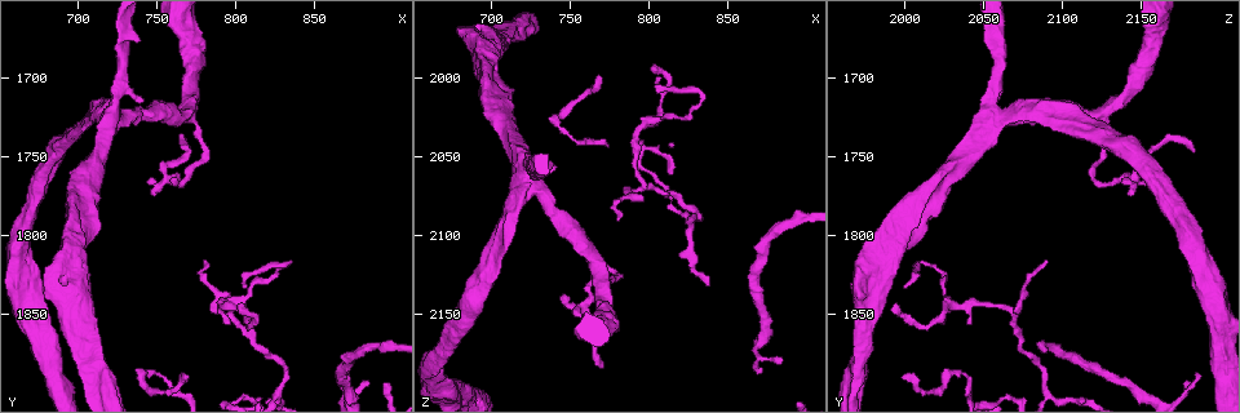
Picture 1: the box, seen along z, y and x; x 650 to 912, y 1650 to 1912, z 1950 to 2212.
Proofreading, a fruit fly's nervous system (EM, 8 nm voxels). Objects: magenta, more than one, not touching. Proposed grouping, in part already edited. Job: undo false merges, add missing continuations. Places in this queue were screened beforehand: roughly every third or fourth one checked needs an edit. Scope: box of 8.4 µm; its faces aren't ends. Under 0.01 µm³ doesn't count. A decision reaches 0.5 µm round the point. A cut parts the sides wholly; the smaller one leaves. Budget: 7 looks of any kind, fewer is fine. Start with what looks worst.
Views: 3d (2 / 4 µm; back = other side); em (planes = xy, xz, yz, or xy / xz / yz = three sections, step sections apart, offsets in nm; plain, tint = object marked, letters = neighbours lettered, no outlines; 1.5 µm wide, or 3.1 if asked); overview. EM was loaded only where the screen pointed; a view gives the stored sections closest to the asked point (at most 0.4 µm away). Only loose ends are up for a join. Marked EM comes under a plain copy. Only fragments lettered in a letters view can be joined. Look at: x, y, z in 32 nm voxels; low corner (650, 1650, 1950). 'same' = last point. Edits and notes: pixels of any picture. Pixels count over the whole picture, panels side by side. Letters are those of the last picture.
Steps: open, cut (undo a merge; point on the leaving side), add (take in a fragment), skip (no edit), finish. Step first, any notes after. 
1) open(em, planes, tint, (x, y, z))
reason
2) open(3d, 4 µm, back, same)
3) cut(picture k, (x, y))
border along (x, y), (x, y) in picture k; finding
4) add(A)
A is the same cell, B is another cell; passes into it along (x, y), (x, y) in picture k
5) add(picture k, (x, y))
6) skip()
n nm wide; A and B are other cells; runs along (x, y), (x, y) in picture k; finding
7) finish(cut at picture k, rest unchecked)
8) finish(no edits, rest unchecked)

open(em, 3.1 µm, xy, step 8, tint, (796, 1852, 2070))

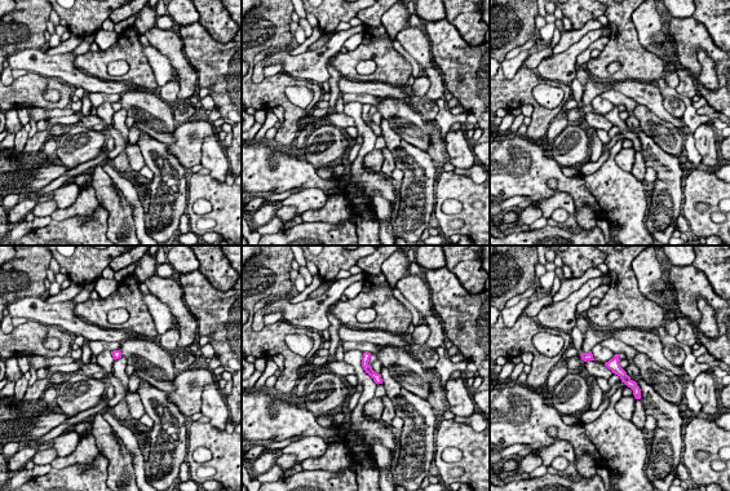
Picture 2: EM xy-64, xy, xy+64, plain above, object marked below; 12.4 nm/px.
open(em, 3.1 µm, planes, letters, same)
cut it another way

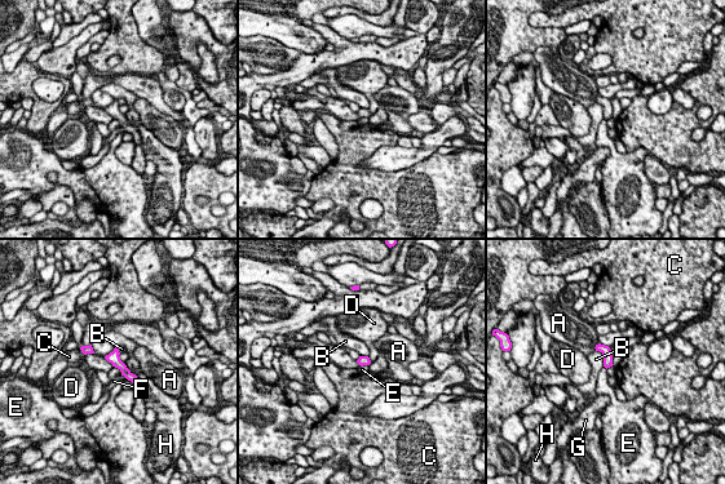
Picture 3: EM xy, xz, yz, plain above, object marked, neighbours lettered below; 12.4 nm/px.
skip()
A, B, C, D, E, F, G and H are other cells; border along (609, 347), (614, 364) in picture 3; continuous, no second cell

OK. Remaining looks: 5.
open(3d, 4 µm, (756, 1900, 2014))
abrupt turn

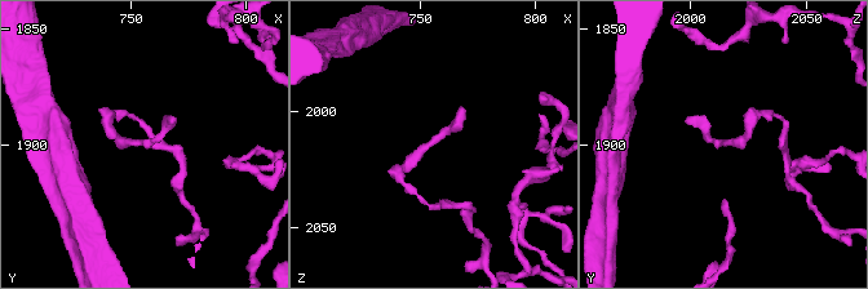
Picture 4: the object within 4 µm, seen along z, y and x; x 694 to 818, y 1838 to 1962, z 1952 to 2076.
open(em, xz, step 4, letters, (755, 1898, 2013))
need the tissue

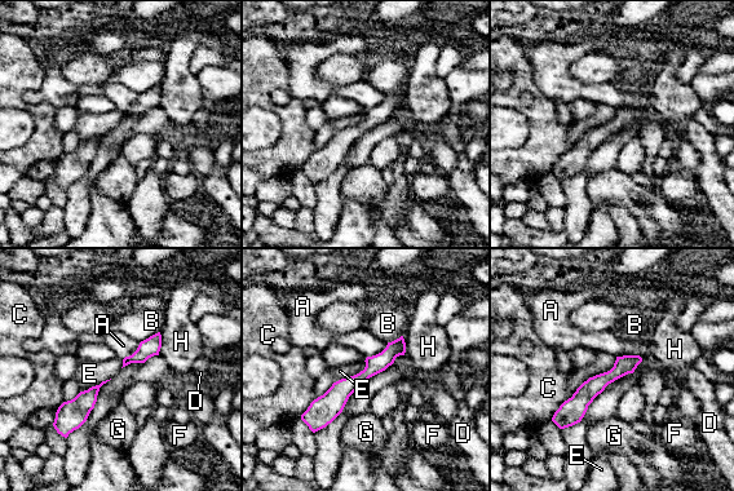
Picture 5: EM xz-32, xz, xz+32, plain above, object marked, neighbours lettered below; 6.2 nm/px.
skip()
A, B, C, D, E, F, G and H are other cells; border along (366, 362), (362, 370), (335, 383) in picture 5; continuous, no second cell

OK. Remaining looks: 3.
open(em, planes, letters, (766, 1768, 2122))
abrupt turn

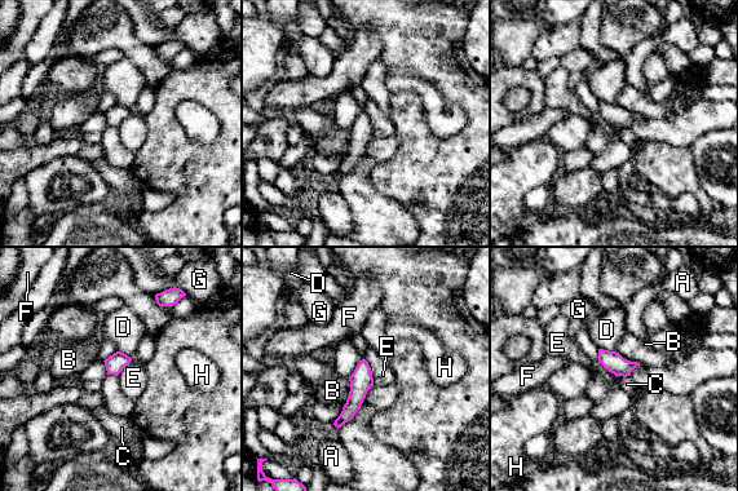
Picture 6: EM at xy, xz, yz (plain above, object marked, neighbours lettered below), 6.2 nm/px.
skip()
B touches over 200 nm; A, B, C, D, E, F, G and H are other cells; runs along (363, 363), (356, 399), (337, 423) in picture 6; continuous, no second cell

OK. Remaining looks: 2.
finish(no edits, rest unchecked)

